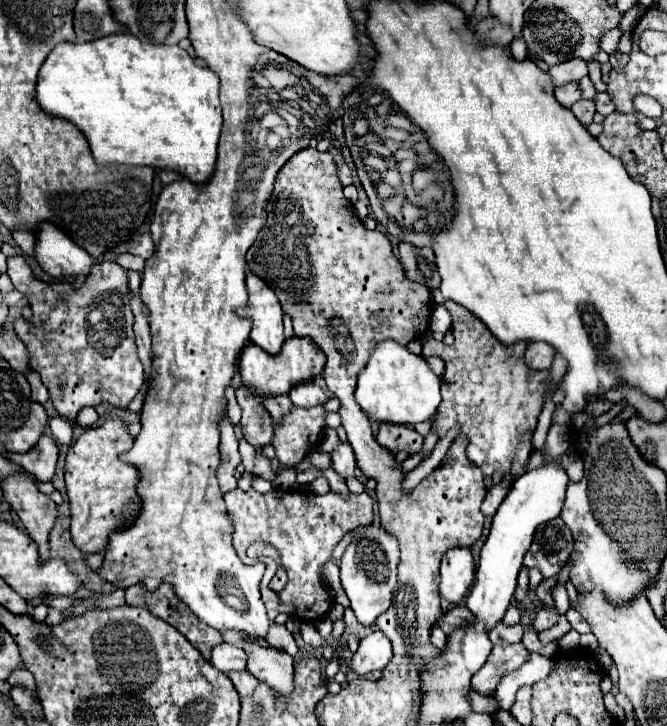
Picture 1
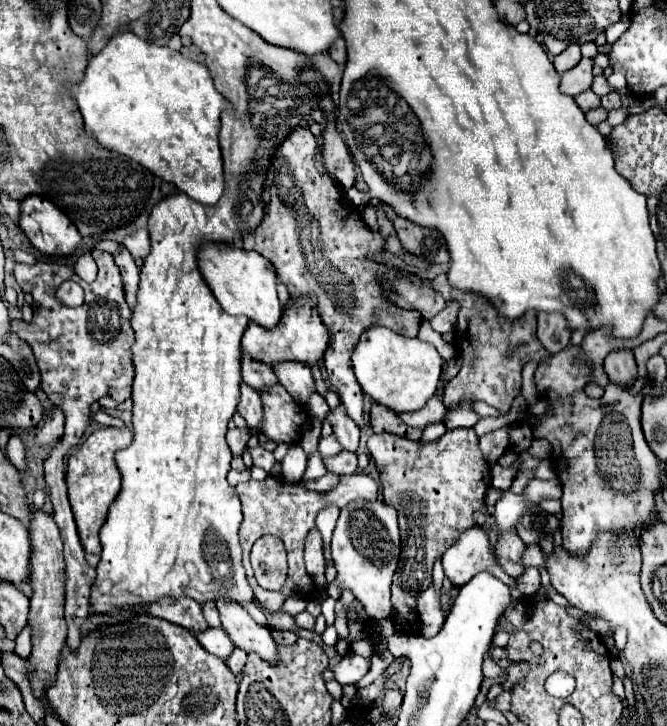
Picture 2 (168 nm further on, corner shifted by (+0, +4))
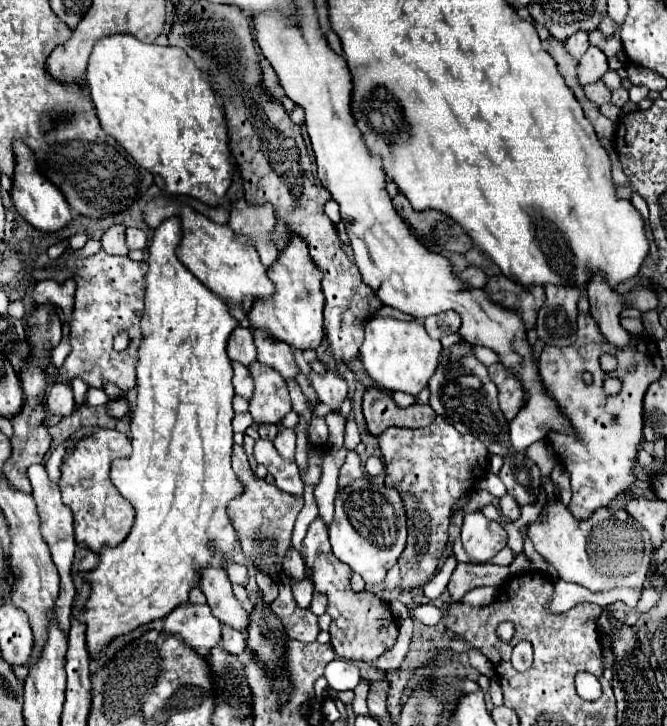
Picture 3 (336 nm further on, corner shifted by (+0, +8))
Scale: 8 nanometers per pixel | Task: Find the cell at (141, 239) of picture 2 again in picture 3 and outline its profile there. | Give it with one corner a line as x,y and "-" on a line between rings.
127,228
127,246
129,250
145,250
147,234
141,228

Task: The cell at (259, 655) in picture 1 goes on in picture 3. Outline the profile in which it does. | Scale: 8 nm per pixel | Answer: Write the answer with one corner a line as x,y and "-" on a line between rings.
215,566
205,568
201,576
201,590
207,596
207,604
211,612
221,620
221,624
247,632
249,612
233,596
231,582
223,568
215,568

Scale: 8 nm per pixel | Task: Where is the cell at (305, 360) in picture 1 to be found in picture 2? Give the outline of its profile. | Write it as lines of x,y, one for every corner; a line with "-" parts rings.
299,296
297,300
291,300
285,306
281,320
275,328
267,330
267,328
261,328
255,322
249,322
249,326
243,334
243,340
241,340
241,350
245,354
269,364
269,366
279,364
279,362
287,362
287,360
303,362
303,364
309,364
309,366
321,362
325,348
329,344
329,332
327,332
325,324
321,322
321,316
319,316
315,306
317,304
313,300
309,300
307,296

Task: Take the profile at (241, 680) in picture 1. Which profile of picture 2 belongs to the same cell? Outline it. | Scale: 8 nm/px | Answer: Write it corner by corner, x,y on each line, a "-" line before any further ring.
235,648
235,650
231,652
231,656
225,660
225,664
231,668
233,674
239,674
239,672
243,670
245,660
247,660
247,652
243,652
241,648

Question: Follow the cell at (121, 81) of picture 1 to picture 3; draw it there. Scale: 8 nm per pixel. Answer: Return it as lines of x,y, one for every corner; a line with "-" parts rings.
111,34
95,44
93,58
89,58
87,64
85,80
93,94
101,128
113,136
137,160
139,166
153,172
155,184
161,190
169,194
187,194
209,206
217,206
225,200
235,166
227,146
223,108
217,104
211,82
193,64
187,52
175,46
143,44
131,34

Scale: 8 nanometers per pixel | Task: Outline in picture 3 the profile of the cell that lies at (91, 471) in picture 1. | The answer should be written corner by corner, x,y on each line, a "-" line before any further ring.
99,428
91,436
81,438
73,448
71,458
67,456
63,460
59,490
63,502
71,508
75,516
73,526
75,526
77,546
99,552
105,544
117,546
129,534
135,512
131,504
127,504
127,500
123,500
123,496
113,488
113,482
109,478
111,462
115,458
123,458
129,454
131,454
131,440
127,438
127,434

